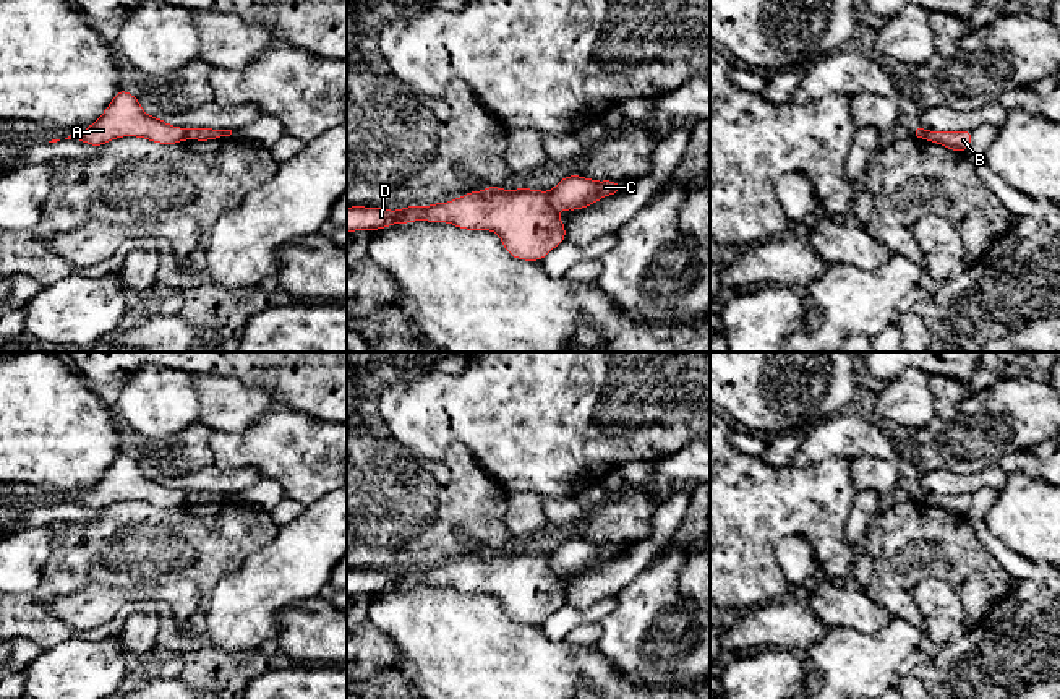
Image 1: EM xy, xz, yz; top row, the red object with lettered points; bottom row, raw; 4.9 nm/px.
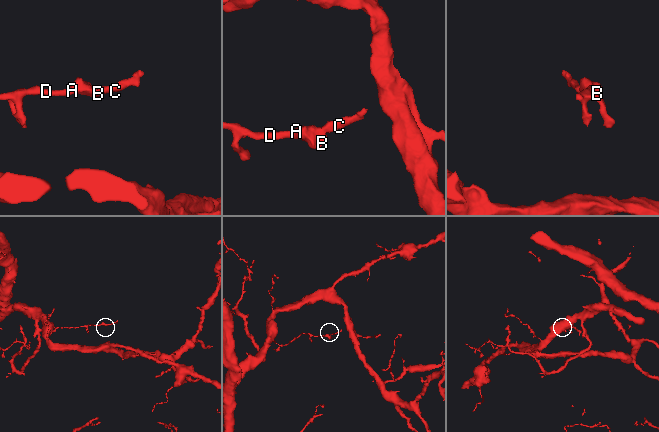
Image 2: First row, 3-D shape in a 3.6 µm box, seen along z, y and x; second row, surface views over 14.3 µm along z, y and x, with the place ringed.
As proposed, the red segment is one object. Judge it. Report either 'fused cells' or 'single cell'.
fused cells

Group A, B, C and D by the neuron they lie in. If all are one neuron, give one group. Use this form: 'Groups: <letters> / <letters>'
Groups: A B D / C

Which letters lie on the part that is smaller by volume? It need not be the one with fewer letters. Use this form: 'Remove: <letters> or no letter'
Remove: C

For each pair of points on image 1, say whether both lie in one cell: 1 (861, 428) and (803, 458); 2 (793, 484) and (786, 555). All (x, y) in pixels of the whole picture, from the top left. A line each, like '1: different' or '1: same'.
1: same
2: different

